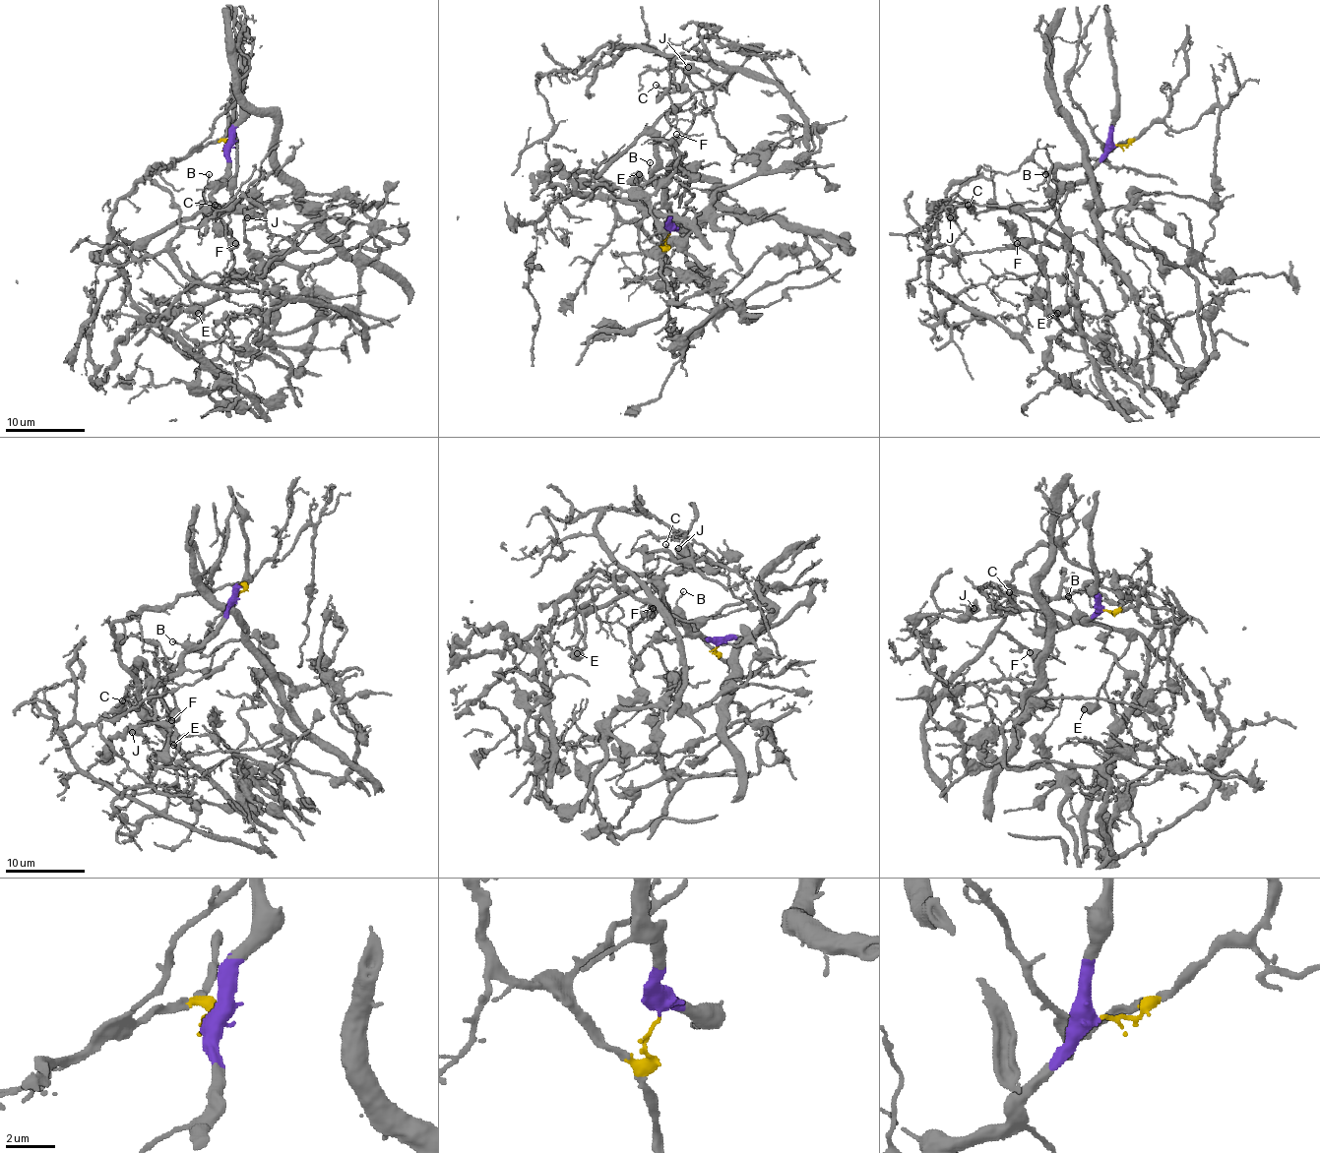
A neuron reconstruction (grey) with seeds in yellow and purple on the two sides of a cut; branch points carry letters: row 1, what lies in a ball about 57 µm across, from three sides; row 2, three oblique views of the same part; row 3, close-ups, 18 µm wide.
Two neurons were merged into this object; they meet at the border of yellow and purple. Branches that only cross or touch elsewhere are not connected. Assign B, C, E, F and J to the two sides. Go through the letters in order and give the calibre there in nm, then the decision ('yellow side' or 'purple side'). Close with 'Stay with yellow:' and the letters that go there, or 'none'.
B: 110 nm thick; purple side
C: 150 nm thick; purple side
E: 700 nm thick; purple side
F: 600 nm thick; purple side
J: 750 nm thick; purple side
Stay with yellow: none

